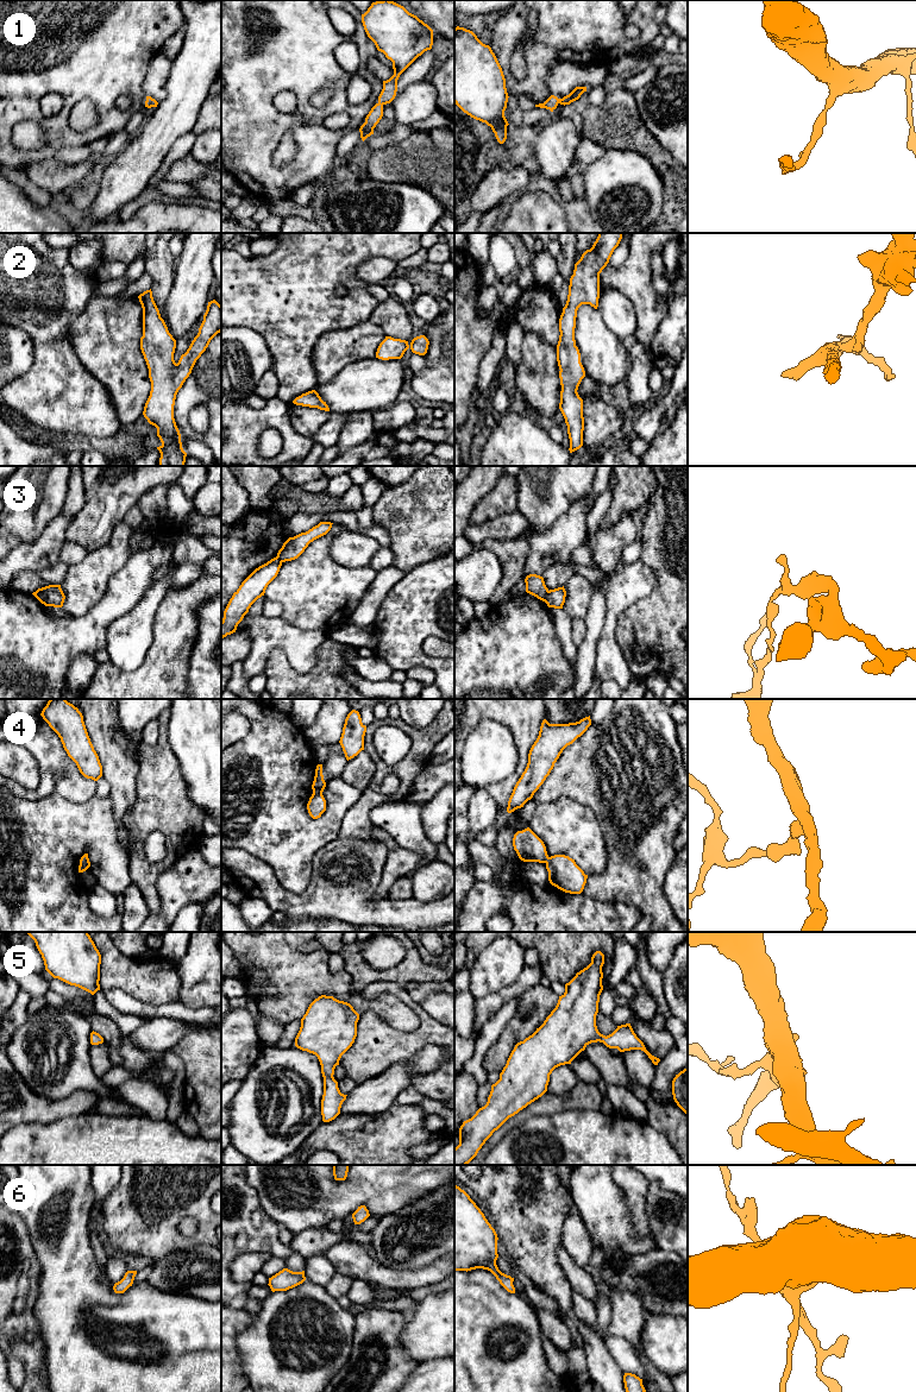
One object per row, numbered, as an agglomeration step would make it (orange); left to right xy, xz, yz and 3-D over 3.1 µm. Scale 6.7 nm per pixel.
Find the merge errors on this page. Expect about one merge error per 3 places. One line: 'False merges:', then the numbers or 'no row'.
False merges: 3, 4

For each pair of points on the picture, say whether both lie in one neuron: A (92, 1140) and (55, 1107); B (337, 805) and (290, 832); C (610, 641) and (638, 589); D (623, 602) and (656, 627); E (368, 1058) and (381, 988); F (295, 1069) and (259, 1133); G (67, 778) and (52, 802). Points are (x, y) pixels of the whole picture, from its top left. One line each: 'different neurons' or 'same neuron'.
A: different neurons
B: same neuron
C: same neuron
D: different neurons
E: same neuron
F: same neuron
G: different neurons

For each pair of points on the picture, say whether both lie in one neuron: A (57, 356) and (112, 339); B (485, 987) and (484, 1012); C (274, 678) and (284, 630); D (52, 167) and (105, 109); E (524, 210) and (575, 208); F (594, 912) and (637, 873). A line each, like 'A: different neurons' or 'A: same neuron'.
A: different neurons
B: different neurons
C: different neurons
D: different neurons
E: different neurons
F: different neurons

